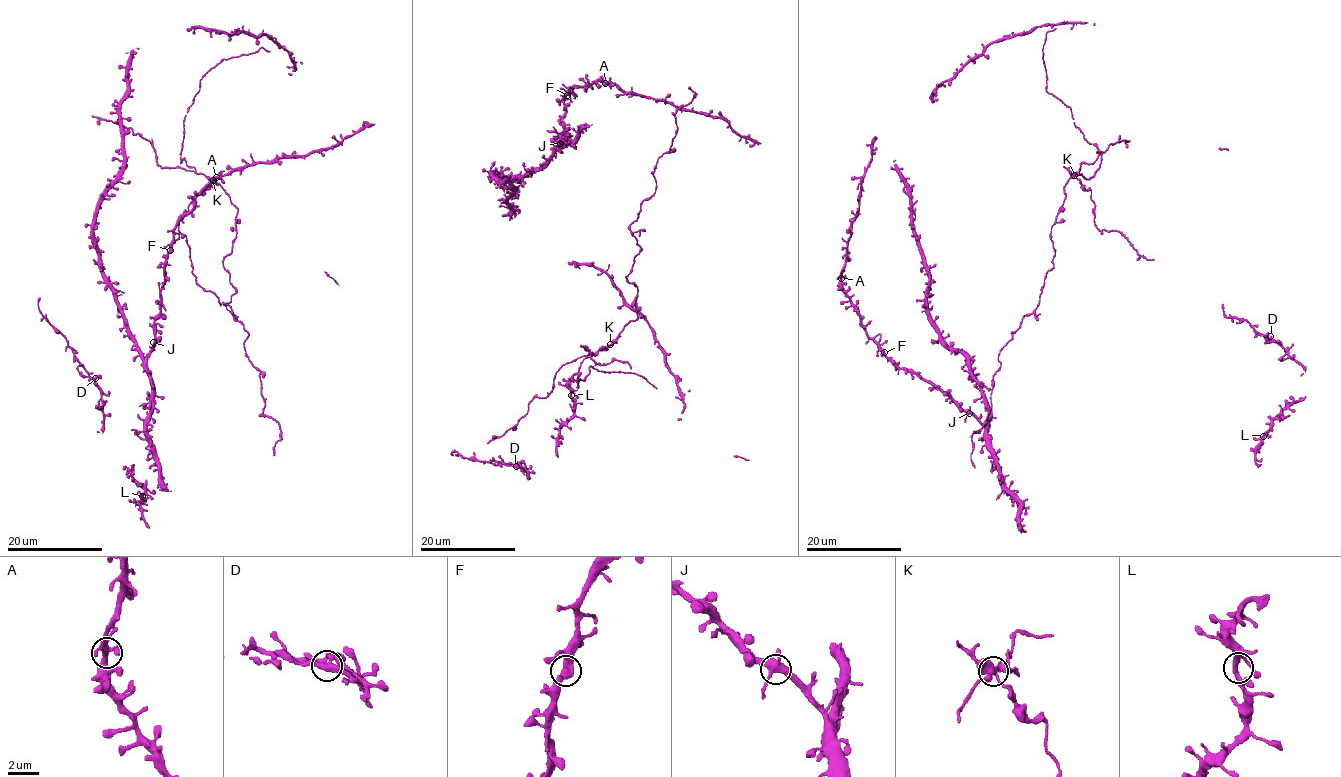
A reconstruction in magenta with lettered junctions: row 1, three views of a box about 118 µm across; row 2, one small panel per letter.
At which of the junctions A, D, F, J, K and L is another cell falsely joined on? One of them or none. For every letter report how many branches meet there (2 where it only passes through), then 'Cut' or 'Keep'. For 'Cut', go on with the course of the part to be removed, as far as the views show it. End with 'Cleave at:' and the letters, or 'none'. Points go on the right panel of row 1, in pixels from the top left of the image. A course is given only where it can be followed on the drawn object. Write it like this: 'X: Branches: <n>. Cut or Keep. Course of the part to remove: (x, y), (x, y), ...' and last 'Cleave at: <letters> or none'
A: Branches: 5. Keep
D: Branches: 4. Keep
F: Branches: 3. Keep
J: Branches: 4. Keep
K: Branches: 4. Cut. Course of the part to remove: (1074, 175), (1091, 191), (1098, 229), (1119, 232), (1140, 255), (1139, 258), (1153, 258)
L: Branches: 4. Keep
Cleave at: K

